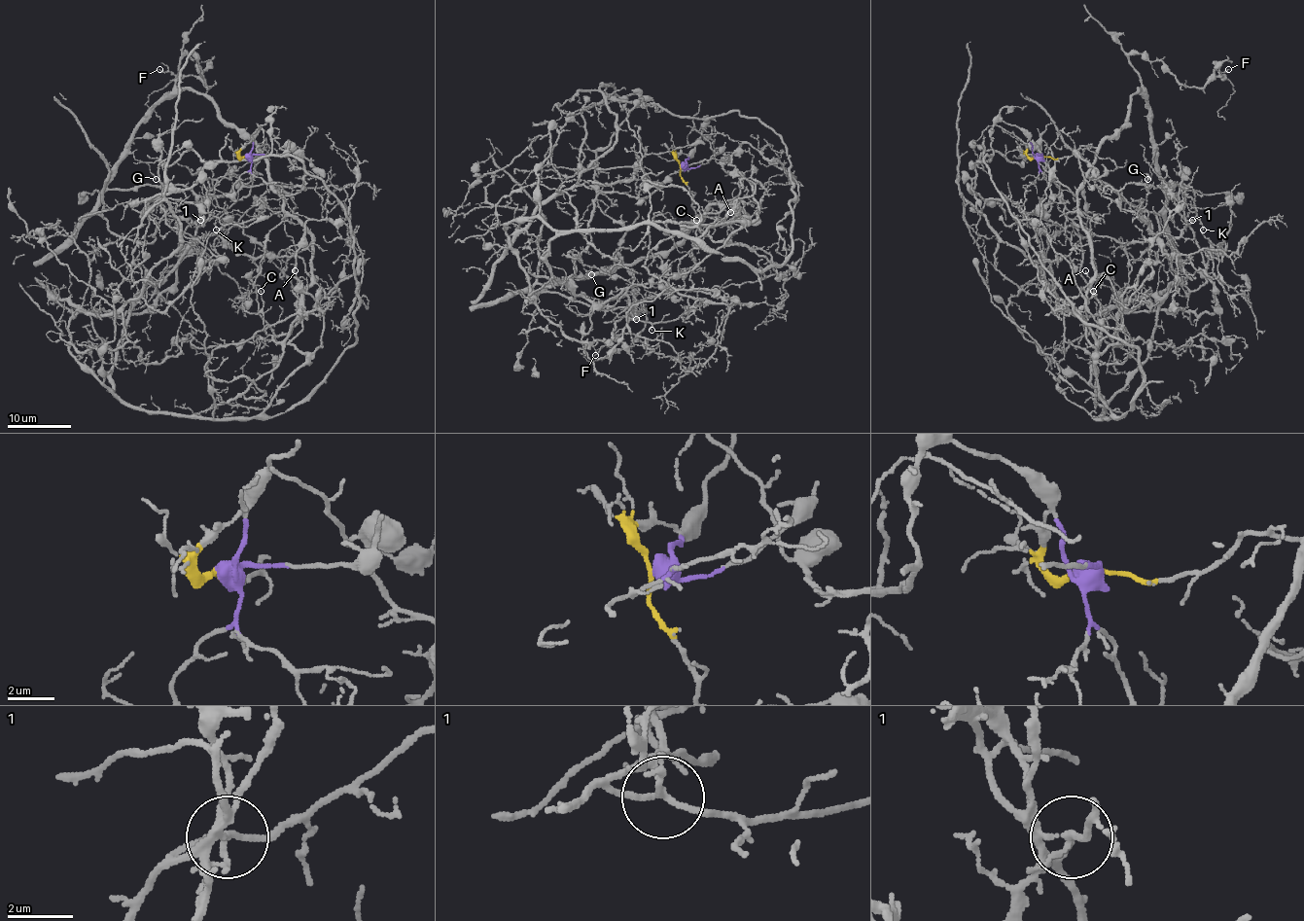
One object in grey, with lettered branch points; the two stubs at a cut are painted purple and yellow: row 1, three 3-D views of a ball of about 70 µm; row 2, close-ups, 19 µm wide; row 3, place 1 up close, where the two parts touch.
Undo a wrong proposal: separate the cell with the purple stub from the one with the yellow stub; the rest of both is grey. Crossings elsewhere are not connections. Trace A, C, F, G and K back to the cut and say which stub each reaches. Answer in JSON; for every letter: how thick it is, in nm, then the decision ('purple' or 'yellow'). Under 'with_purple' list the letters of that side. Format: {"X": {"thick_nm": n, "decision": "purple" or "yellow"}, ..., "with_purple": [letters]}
{"A": {"thick_nm": 130, "decision": "yellow"}, "C": {"thick_nm": 80, "decision": "yellow"}, "F": {"thick_nm": 150, "decision": "yellow"}, "G": {"thick_nm": 120, "decision": "yellow"}, "K": {"thick_nm": 80, "decision": "purple"}, "with_purple": ["K"]}

